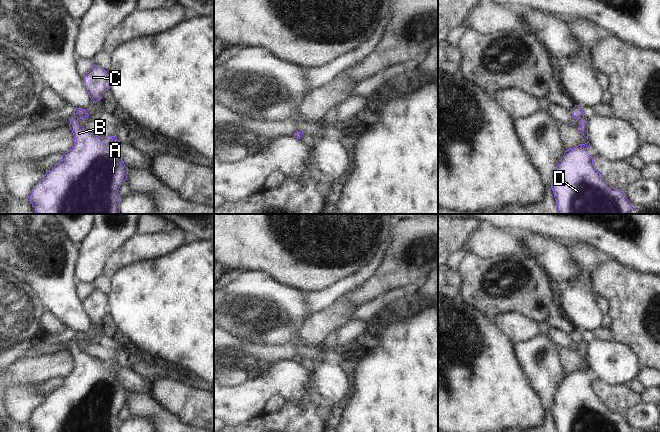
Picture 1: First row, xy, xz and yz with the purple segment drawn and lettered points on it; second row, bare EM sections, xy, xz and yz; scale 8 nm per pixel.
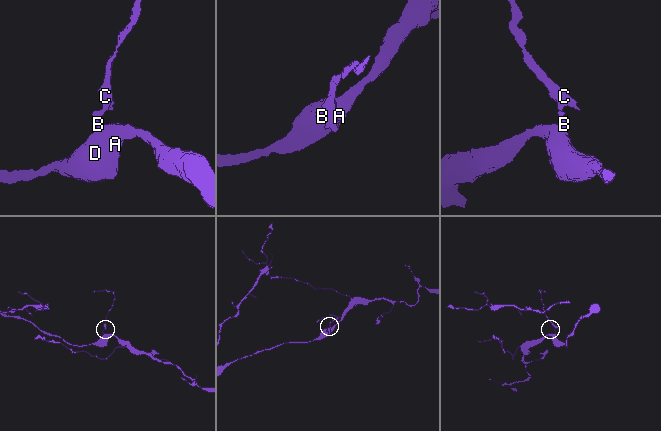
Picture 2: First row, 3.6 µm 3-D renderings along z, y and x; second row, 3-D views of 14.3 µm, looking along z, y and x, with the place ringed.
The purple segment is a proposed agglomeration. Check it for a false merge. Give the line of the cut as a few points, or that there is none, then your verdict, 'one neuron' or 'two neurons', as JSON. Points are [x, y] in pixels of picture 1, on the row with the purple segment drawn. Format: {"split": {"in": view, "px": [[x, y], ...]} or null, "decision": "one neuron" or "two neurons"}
{"split": null, "decision": "one neuron"}

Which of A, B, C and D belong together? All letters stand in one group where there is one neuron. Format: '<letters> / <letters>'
A B C D

